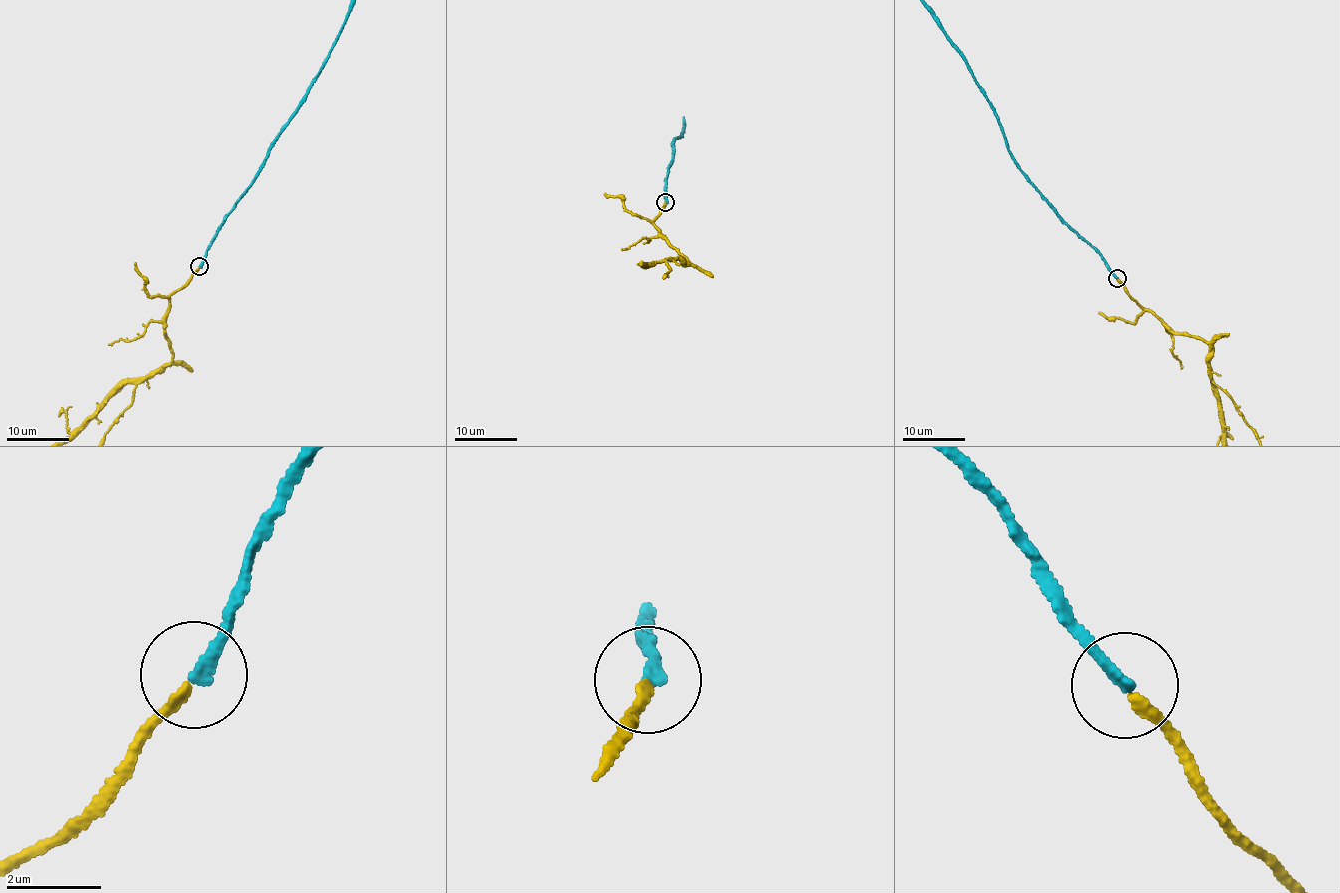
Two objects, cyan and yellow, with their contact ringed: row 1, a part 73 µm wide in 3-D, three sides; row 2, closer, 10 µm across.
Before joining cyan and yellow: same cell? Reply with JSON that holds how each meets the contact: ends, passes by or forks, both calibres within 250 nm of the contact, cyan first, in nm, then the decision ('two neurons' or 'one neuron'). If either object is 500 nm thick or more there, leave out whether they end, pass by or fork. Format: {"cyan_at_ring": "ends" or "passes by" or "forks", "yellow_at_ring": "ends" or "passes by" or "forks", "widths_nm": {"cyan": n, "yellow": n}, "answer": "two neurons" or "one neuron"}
{"cyan_at_ring": "ends", "yellow_at_ring": "ends", "widths_nm": {"cyan": 220, "yellow": 200}, "answer": "one neuron"}

